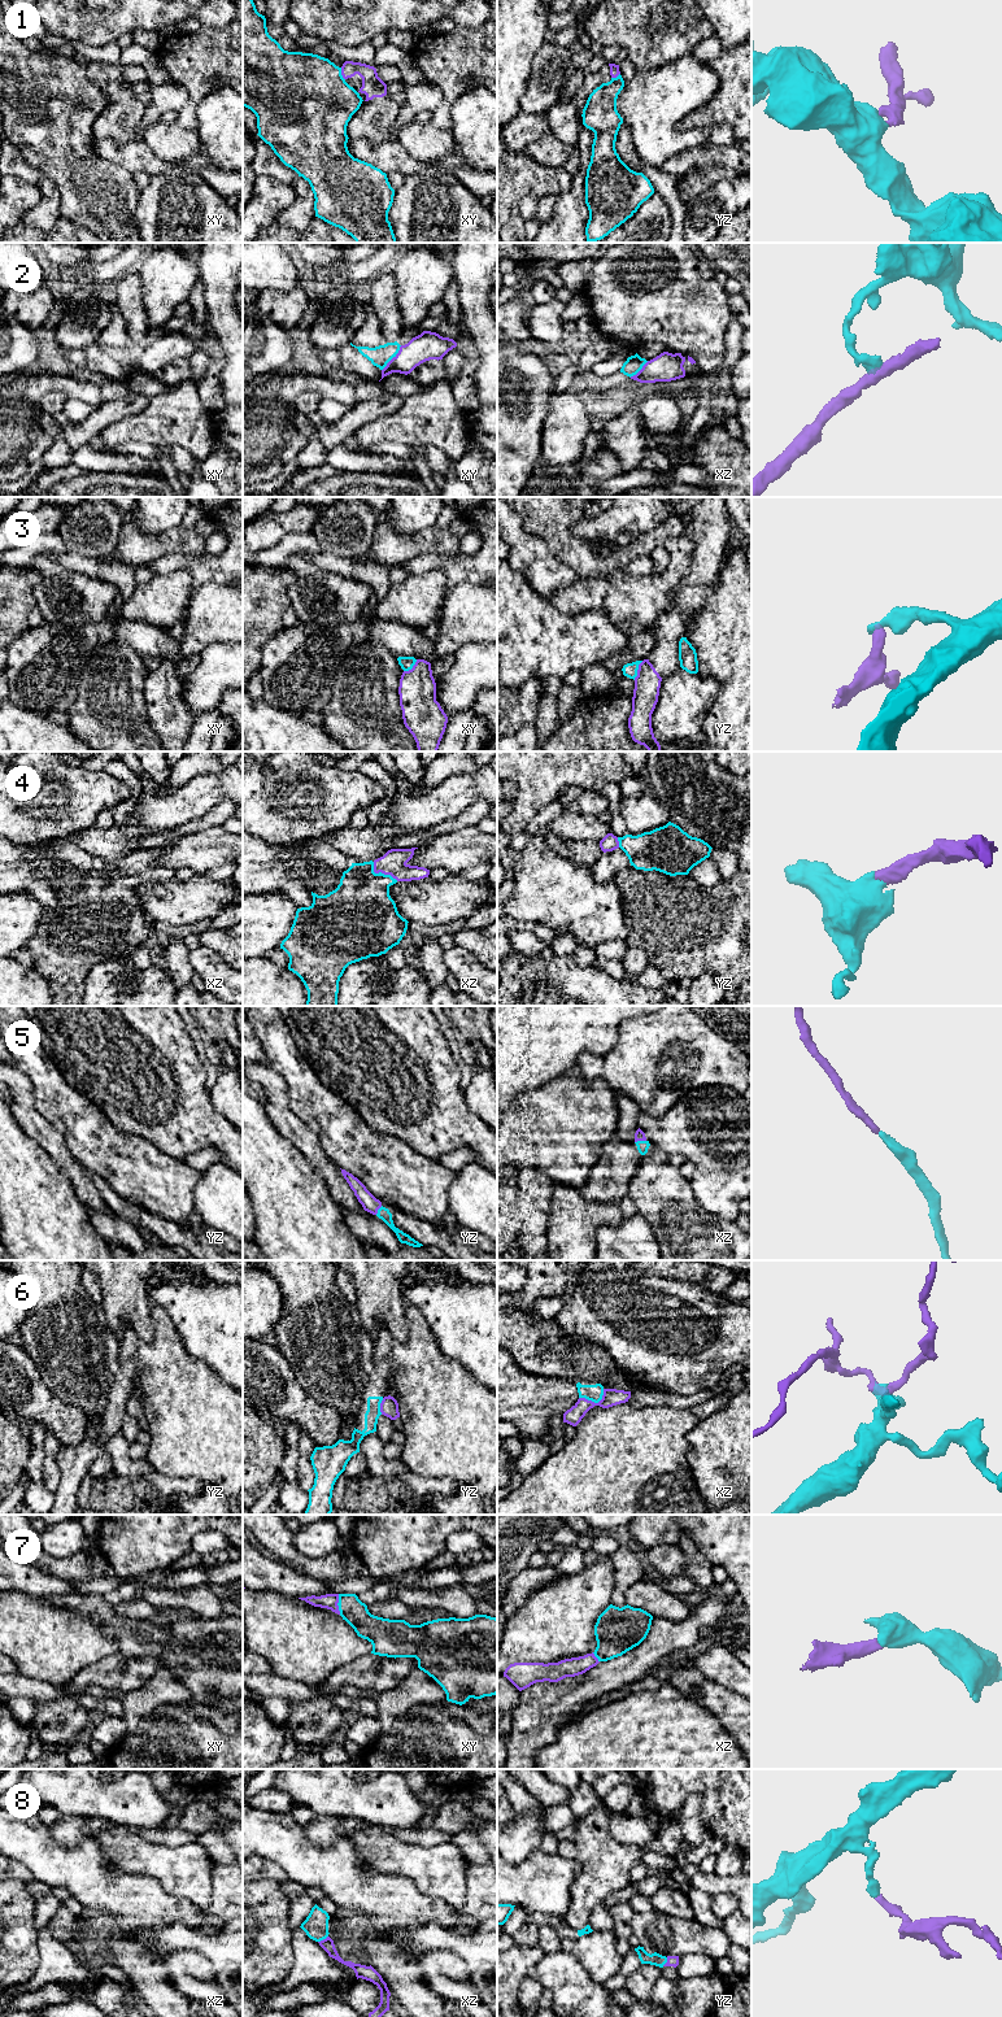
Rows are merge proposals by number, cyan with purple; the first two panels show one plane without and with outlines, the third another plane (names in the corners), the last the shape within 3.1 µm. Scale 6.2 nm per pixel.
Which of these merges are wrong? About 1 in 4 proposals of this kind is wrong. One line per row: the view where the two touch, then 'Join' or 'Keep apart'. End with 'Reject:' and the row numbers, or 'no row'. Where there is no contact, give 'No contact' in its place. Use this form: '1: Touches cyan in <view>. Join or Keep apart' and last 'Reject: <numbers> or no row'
1: Touches cyan in xy. Keep apart
2: Touches cyan in xy. Keep apart
3: Touches cyan in yz. Keep apart
4: Touches cyan in xz. Join
5: Touches cyan in xz. Join
6: Touches cyan in xz. Keep apart
7: Touches cyan in xy. Join
8: Touches cyan in xz. Join
Reject: 1, 2, 3, 6

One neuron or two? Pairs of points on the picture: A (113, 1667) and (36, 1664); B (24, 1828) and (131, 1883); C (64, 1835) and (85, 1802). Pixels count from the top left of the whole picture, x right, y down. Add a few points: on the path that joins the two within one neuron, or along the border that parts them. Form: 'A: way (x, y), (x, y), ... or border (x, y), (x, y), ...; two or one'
A: border (116, 1652), (86, 1665), (64, 1684); two
B: way (51, 1855), (104, 1883); one
C: border (61, 1813), (86, 1815), (88, 1817); two

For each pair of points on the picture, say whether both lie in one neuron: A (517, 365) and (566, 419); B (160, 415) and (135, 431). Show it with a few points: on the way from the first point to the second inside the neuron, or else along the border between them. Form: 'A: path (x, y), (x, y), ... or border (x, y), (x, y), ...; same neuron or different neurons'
A: border (553, 391), (548, 401), (548, 412), (541, 430); different neurons
B: path (153, 422), (147, 427), (142, 427); same neuron

